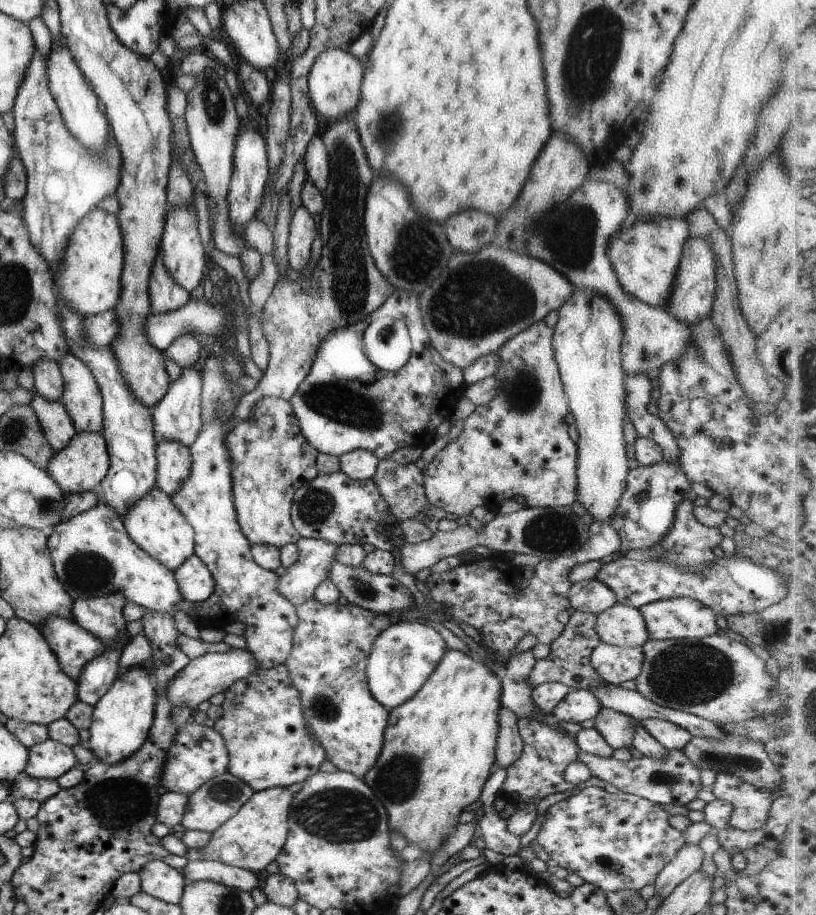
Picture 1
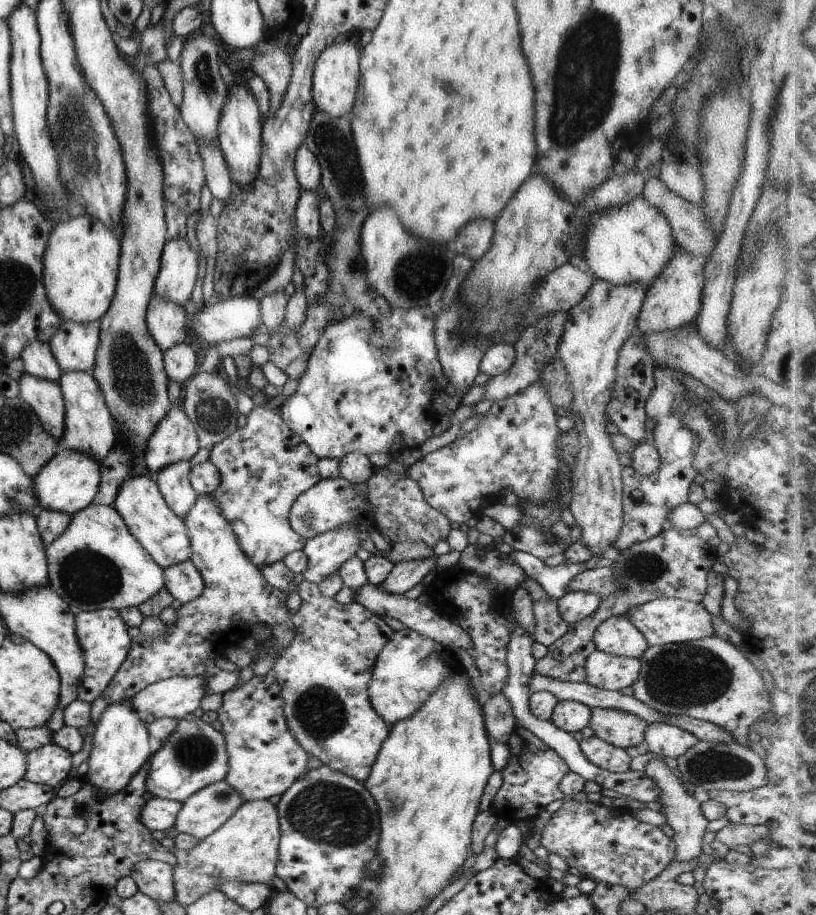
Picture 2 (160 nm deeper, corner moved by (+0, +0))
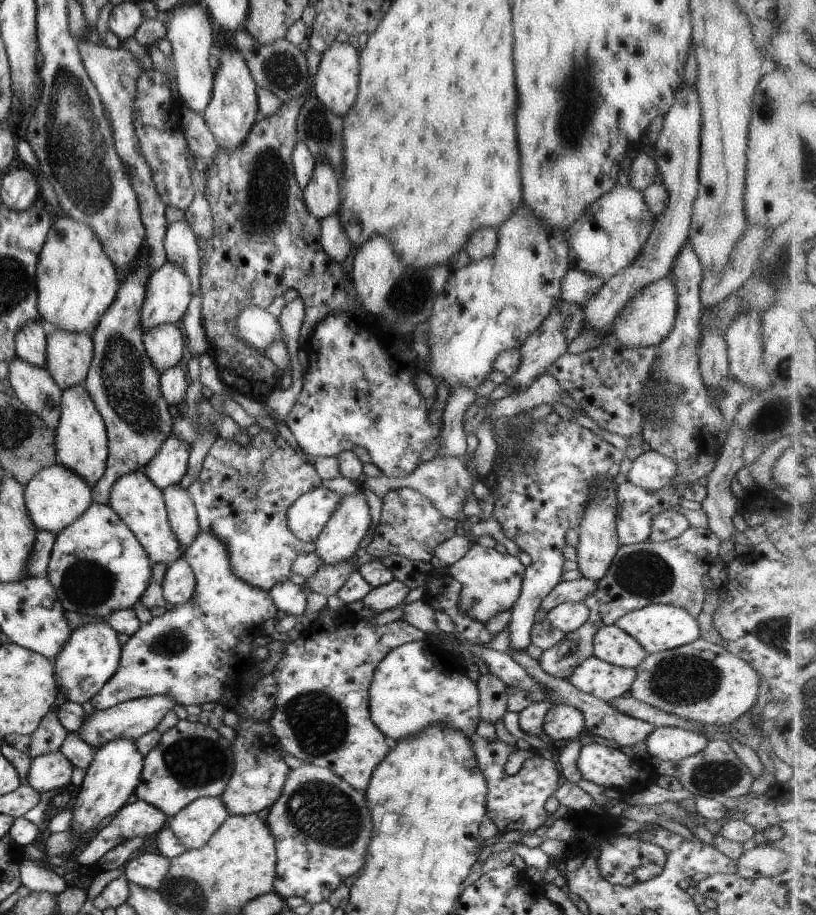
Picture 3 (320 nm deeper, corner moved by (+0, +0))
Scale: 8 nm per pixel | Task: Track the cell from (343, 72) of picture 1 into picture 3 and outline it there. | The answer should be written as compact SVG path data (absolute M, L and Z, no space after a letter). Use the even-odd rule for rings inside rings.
M333 42L319 59L312 78L311 94L333 114L342 117L353 104L358 89L358 52L351 44Z

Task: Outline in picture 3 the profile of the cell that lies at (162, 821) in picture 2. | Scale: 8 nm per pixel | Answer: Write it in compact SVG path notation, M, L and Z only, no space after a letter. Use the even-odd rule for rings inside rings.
M143 801L123 805L108 824L98 830L85 848L72 860L75 866L95 865L101 856L135 836L149 836L161 830L168 818L157 807Z

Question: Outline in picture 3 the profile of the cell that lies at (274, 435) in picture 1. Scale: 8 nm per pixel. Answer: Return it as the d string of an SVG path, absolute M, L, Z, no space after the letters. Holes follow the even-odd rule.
M261 428L255 436L249 438L249 446L243 448L234 440L226 441L217 436L201 462L196 479L186 491L194 504L200 532L217 537L226 546L233 576L249 586L269 592L275 583L289 576L293 559L297 555L315 550L314 544L297 540L291 534L287 528L286 512L299 496L319 487L321 478L313 465L297 456L279 434Z

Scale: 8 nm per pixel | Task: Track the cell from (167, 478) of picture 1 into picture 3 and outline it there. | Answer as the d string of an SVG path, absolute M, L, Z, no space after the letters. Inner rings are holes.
M178 484L164 488L162 495L170 529L184 552L200 532L194 504L188 492L179 488Z

